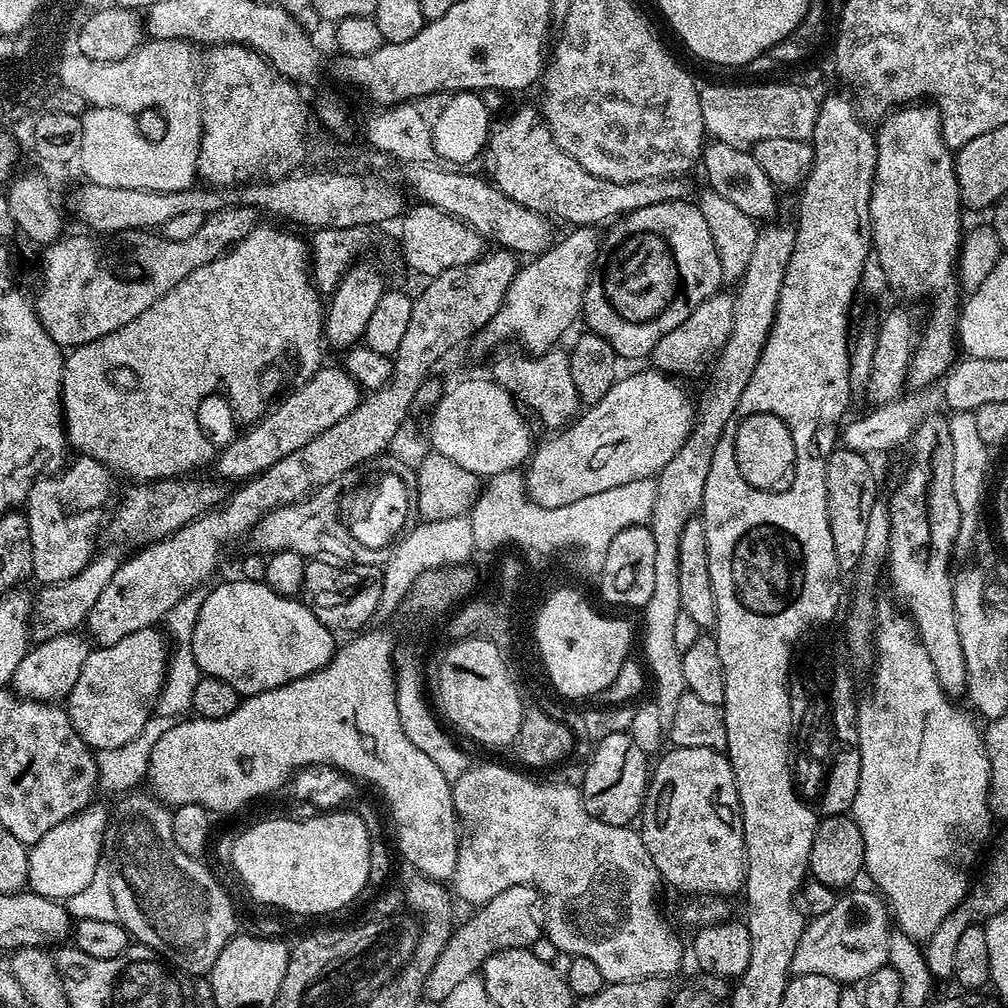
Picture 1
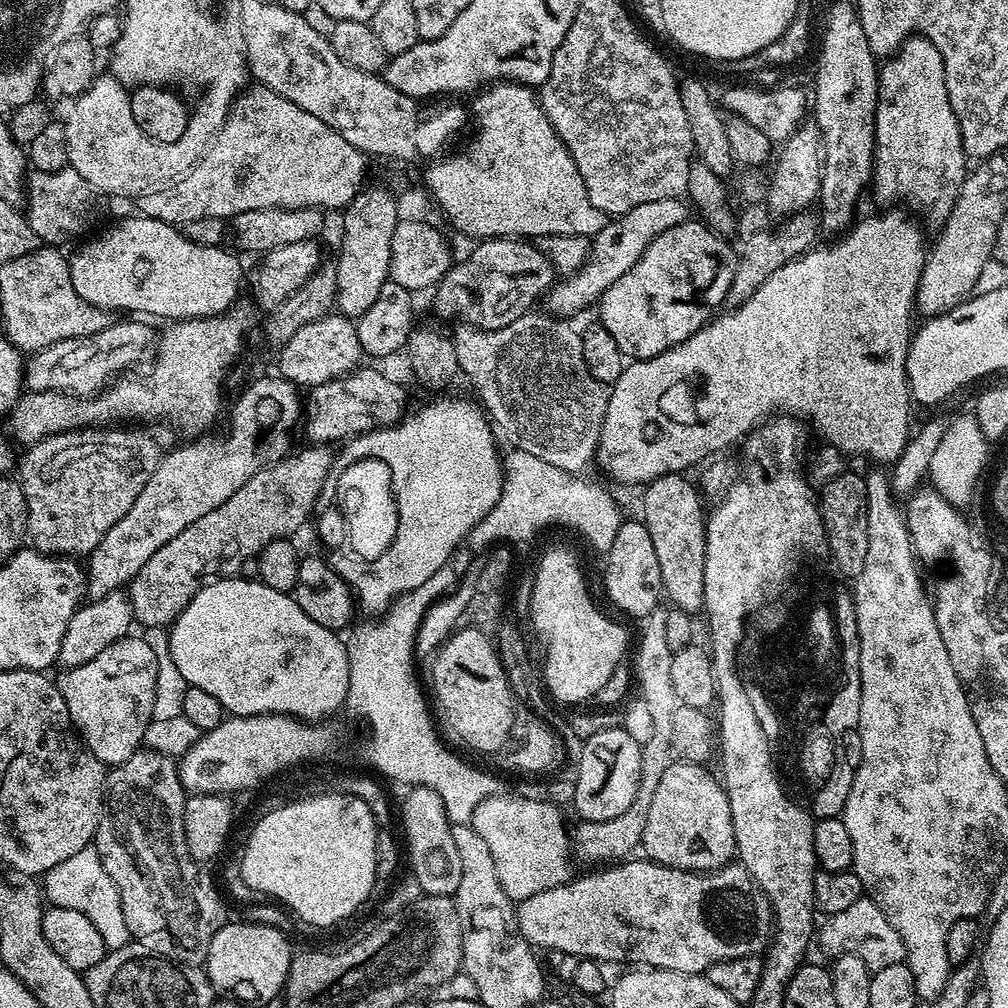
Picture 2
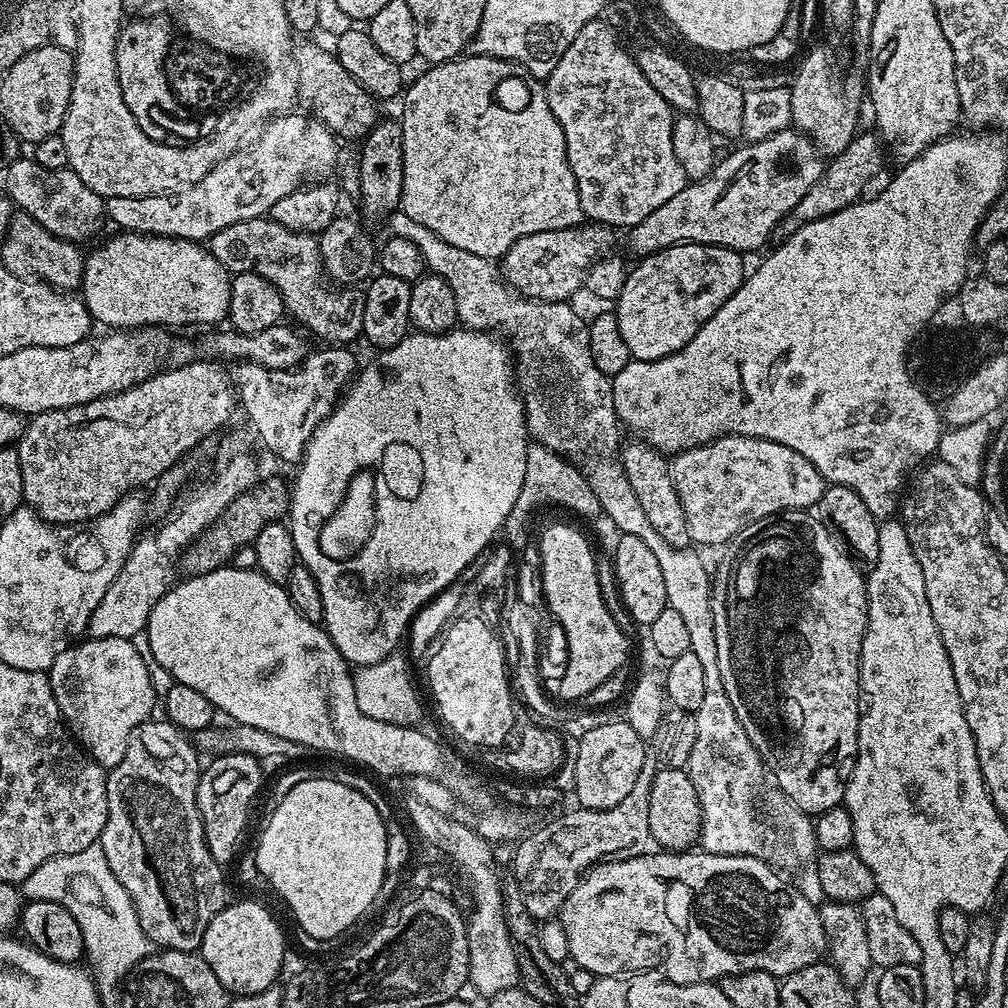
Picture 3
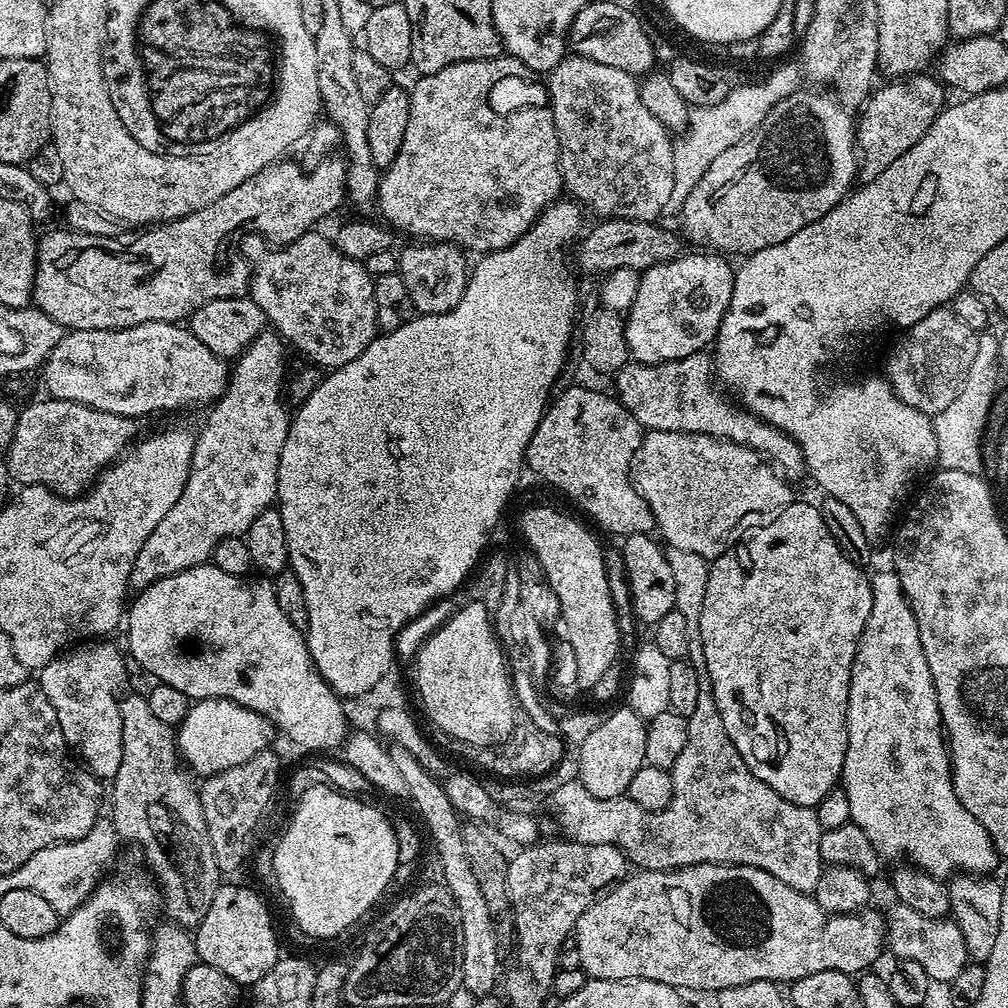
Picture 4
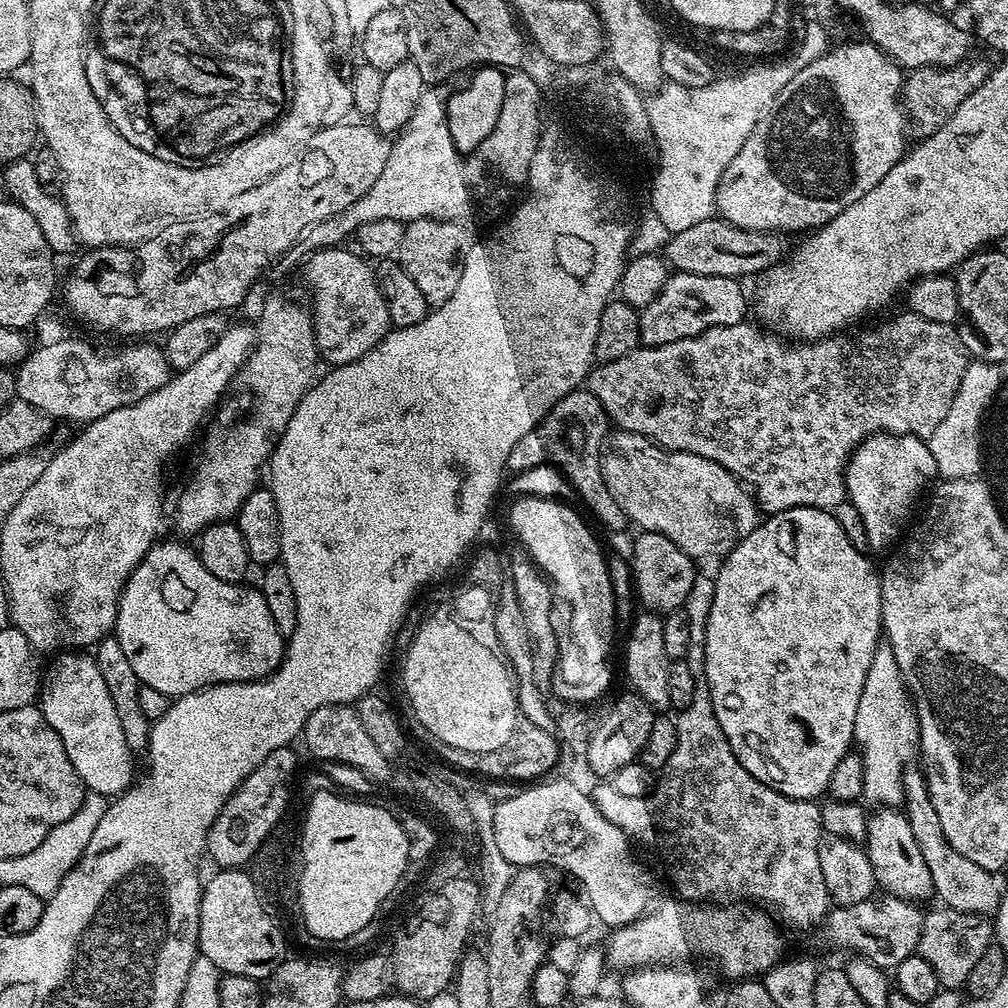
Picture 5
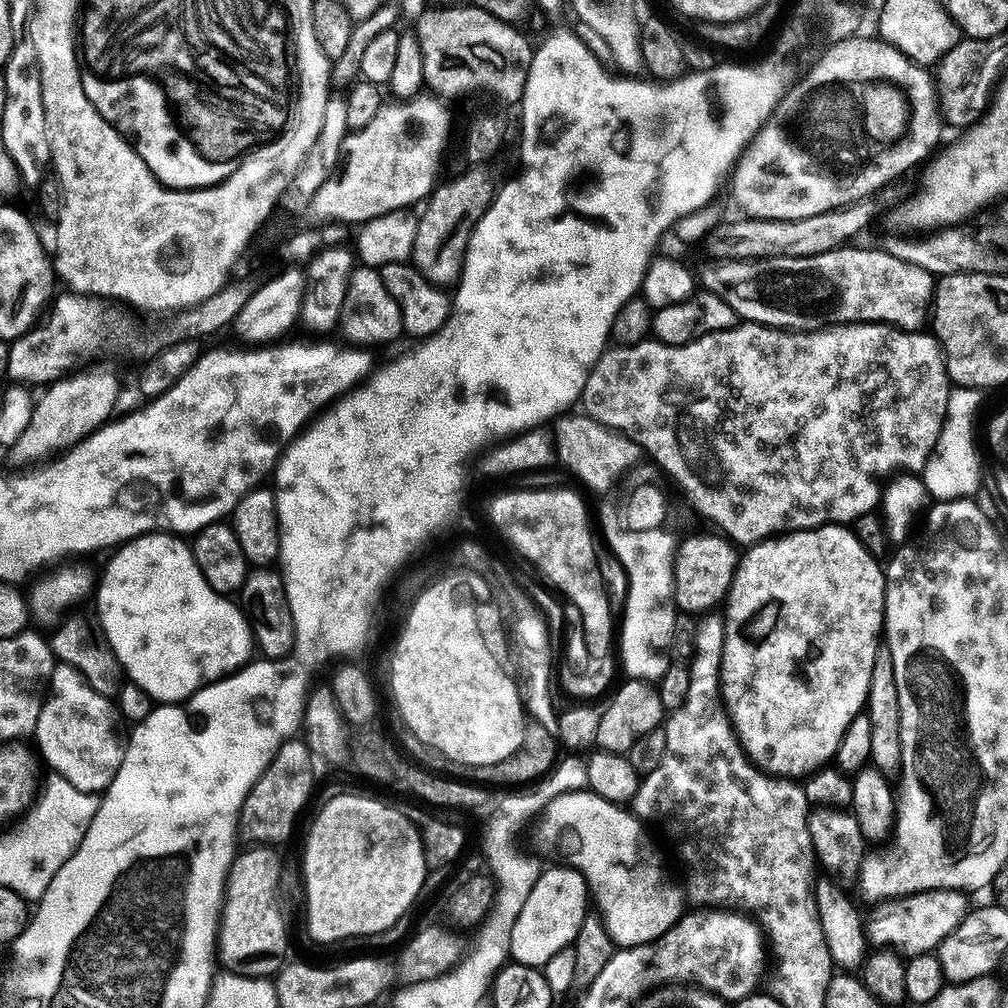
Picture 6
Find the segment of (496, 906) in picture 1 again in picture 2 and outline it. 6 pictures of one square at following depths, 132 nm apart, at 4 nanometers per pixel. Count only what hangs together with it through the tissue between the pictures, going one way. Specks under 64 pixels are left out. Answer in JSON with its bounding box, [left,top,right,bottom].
[515,858,774,974]

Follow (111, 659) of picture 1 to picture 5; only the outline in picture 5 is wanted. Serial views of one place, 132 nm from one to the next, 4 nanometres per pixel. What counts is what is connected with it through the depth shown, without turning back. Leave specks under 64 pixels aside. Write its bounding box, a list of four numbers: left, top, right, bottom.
[42,650,134,798]

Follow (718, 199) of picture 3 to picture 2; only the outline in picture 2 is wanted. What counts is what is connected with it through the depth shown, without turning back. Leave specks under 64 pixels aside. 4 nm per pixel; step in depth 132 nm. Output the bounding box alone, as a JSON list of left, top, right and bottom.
[547,198,690,318]

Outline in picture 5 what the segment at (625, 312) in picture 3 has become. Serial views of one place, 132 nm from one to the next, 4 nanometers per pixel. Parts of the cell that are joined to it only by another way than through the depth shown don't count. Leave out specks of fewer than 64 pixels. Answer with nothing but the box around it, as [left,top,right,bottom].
[640,271,745,348]

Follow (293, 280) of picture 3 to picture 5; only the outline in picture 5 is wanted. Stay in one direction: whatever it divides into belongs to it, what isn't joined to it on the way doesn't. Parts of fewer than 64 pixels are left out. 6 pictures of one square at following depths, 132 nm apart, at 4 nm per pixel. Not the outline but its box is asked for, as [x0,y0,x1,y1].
[302,246,390,366]

